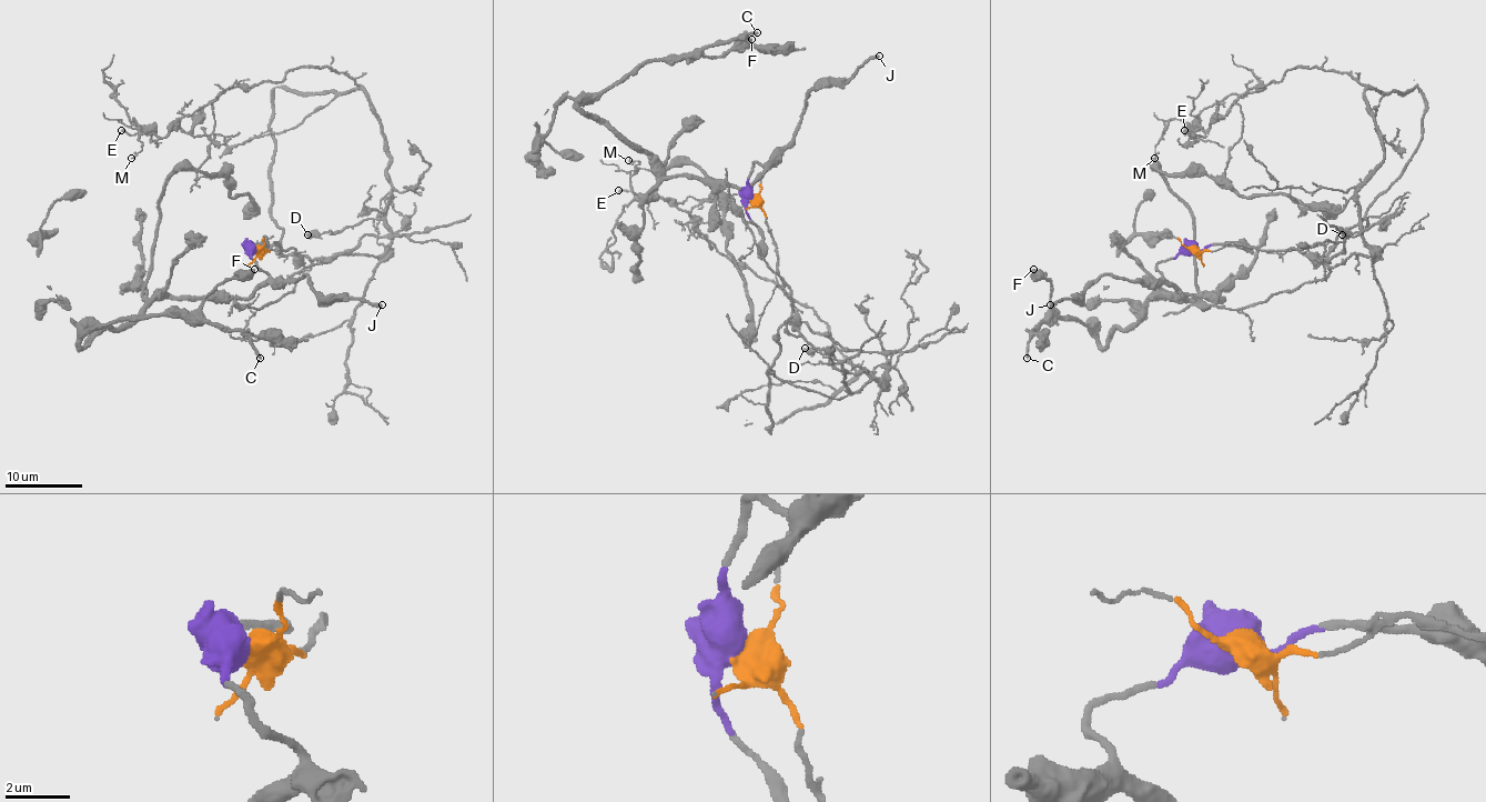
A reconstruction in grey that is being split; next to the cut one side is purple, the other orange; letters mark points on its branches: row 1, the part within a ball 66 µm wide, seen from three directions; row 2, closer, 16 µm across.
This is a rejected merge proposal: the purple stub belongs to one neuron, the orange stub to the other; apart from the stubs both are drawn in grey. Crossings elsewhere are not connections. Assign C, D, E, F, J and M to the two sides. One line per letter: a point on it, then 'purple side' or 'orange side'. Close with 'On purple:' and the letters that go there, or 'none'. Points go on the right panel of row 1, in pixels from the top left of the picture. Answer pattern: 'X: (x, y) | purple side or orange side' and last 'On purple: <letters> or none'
C: (1027, 358) | purple side
D: (1342, 234) | orange side
E: (1184, 130) | orange side
F: (1033, 269) | purple side
J: (1050, 304) | purple side
M: (1154, 158) | orange side
On purple: C, F, J

